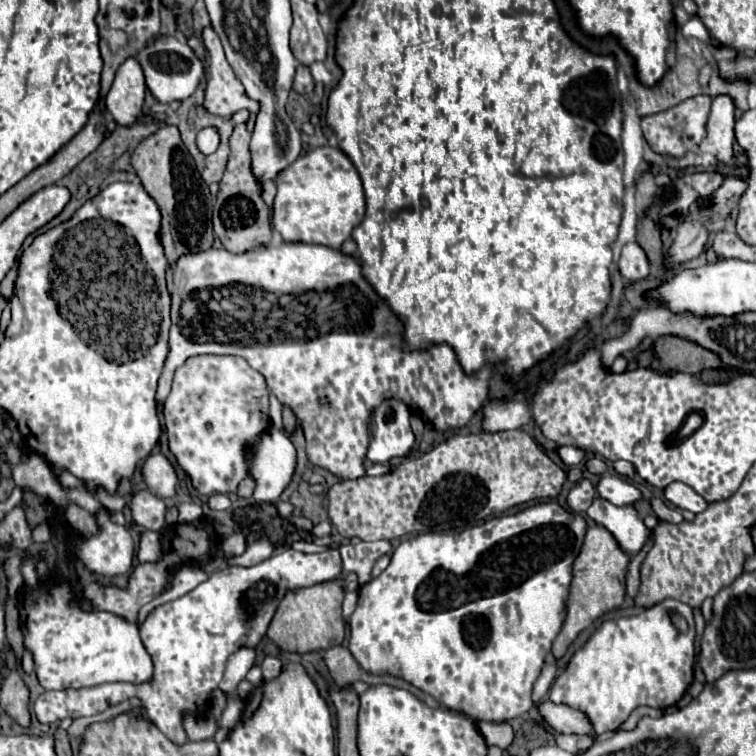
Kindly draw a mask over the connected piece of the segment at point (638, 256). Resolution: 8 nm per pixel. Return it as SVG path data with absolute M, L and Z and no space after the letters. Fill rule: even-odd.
M636 241L626 243L626 245L622 247L618 267L620 267L620 273L622 273L628 281L644 279L644 277L650 275L648 257L646 257L646 253L642 251L642 247L640 247Z

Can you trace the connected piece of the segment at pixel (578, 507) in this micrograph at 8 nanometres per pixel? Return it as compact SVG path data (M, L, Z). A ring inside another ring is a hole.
M580 479L568 493L568 507L576 513L584 513L594 501L594 495L596 489L592 487L592 483L588 479Z

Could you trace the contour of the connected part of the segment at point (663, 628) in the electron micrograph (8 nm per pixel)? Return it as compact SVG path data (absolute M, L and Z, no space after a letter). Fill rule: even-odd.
M664 599L640 615L604 621L556 677L550 687L550 701L582 711L596 735L618 729L640 705L656 709L672 707L694 679L694 637L692 609L676 599ZM672 611L688 621L686 633L674 627L670 619Z

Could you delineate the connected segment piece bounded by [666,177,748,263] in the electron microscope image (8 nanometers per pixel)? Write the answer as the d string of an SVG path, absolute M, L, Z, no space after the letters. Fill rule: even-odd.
M726 177L724 183L712 193L708 195L708 199L696 199L690 207L688 207L688 213L684 215L684 219L680 221L678 229L676 229L676 239L670 247L670 251L666 253L666 261L668 263L686 263L694 257L698 257L708 241L708 227L706 223L714 223L714 221L720 221L720 219L726 219L728 213L738 205L738 199L740 195L746 191L748 183L738 179L738 177Z

